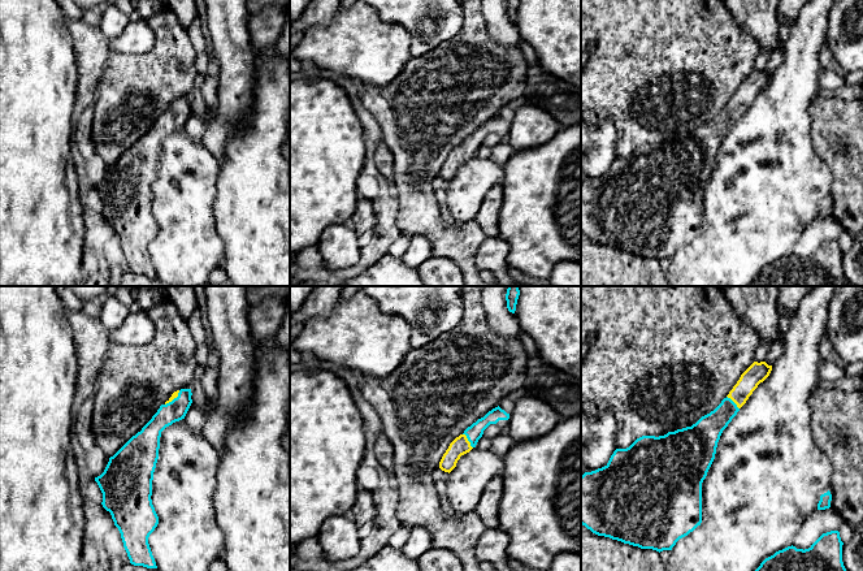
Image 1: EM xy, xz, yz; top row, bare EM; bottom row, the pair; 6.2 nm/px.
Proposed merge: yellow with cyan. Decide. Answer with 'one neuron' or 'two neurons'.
one neuron

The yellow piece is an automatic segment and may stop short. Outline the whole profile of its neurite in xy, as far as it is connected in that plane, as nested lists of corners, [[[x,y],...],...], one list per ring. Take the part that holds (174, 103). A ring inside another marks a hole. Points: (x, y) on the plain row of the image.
[[[181,98],[160,114],[152,127],[133,144],[113,165],[104,181],[95,186],[101,202],[103,216],[110,221],[114,234],[121,242],[123,256],[130,272],[147,277],[157,277],[148,246],[159,233],[159,225],[152,213],[152,189],[159,168],[161,140],[175,130],[185,127],[192,108],[191,98]]]

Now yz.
[[[754,70],[721,112],[691,135],[664,144],[642,144],[626,157],[616,157],[608,172],[581,185],[581,233],[598,245],[610,246],[641,258],[672,259],[676,251],[702,232],[702,191],[715,168],[717,151],[753,100],[771,82],[772,74]]]

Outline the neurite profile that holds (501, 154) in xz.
[[[502,142],[498,146],[493,147],[490,159],[499,166],[504,166],[506,163],[515,153],[515,150],[507,142]]]

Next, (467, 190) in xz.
[[[473,156],[461,164],[446,190],[446,203],[455,222],[473,221],[487,191],[494,185],[500,185],[503,177],[504,168],[491,159]]]

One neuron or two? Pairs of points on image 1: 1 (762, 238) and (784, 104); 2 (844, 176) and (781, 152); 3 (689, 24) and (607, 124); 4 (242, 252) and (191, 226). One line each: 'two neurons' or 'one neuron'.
1: one neuron
2: two neurons
3: two neurons
4: two neurons

